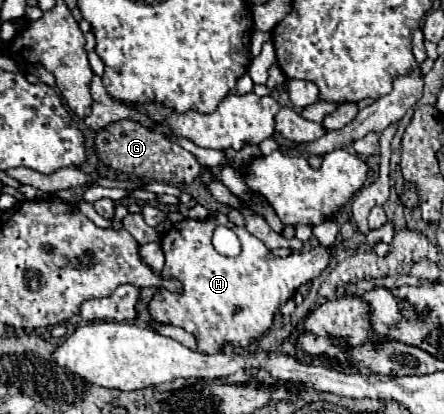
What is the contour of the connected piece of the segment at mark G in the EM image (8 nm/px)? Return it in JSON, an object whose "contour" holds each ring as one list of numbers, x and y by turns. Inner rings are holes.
{"contour":[[119,120,101,128,95,134,95,148,97,148,97,158,103,164,123,174,139,176,143,180,183,186,183,184,191,184,201,174,201,164,191,152,183,150,175,142,169,142,167,136,153,132,133,120]]}

